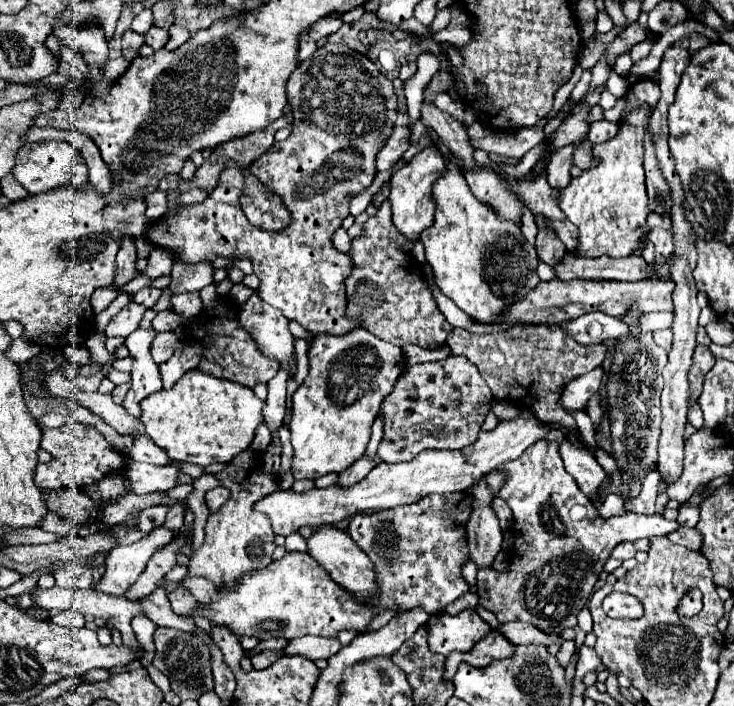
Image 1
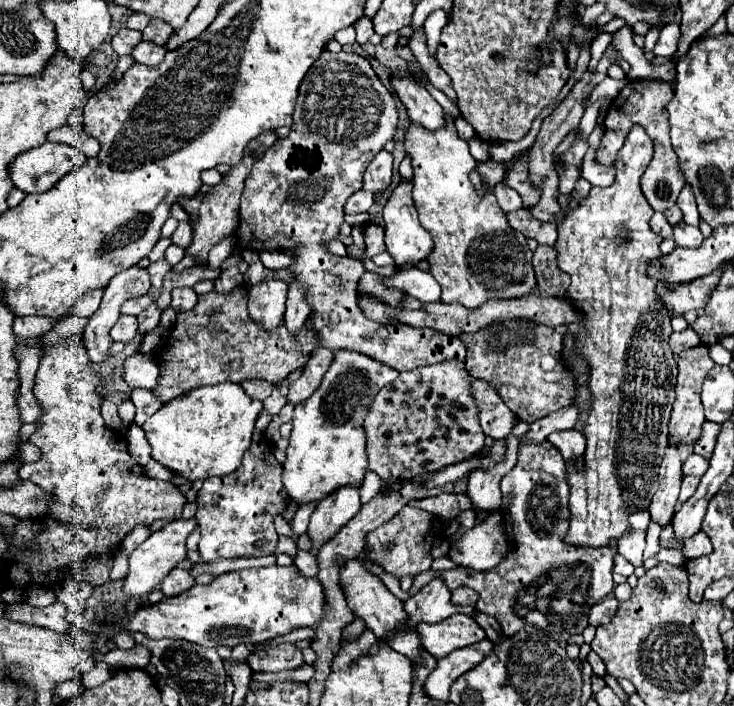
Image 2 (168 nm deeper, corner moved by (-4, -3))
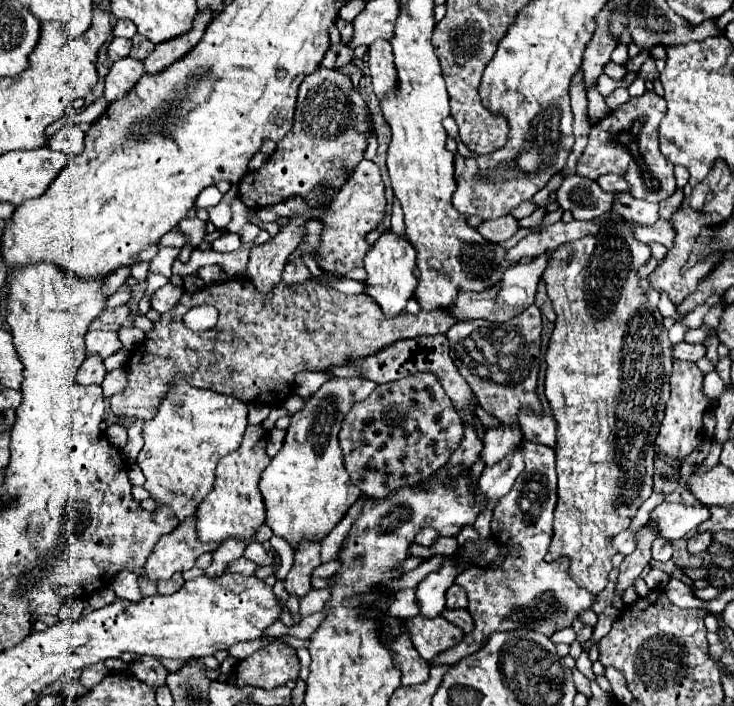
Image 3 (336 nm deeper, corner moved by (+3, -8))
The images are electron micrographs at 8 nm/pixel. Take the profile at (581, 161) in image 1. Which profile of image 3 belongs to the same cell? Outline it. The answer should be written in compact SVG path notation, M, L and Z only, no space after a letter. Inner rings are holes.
M605 174L605 176L597 178L597 184L601 186L603 192L625 192L627 190L625 180L617 178L615 174Z

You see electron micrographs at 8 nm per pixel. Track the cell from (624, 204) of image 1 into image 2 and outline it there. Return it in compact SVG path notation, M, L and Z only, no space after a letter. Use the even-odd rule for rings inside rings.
M634 127L626 141L624 147L618 153L616 159L616 181L614 185L600 189L600 187L592 187L590 195L572 211L566 213L564 221L558 221L558 241L554 245L556 253L558 253L558 267L560 271L568 273L572 283L568 287L568 299L572 303L576 303L576 309L582 313L582 329L580 335L576 339L576 353L582 355L582 359L588 363L590 373L588 373L588 389L592 393L592 403L590 403L590 411L588 411L588 419L584 423L584 437L586 437L586 451L582 455L582 469L576 467L576 461L566 463L566 479L570 485L570 529L564 537L564 543L572 543L572 545L588 545L588 547L608 547L612 539L620 539L628 529L628 515L640 509L648 509L652 495L658 489L658 465L660 465L660 457L664 455L664 449L668 447L668 421L670 421L670 413L672 413L672 403L674 403L674 387L676 387L676 375L678 375L678 367L676 367L676 359L674 353L670 351L668 345L668 337L672 335L672 327L670 327L670 313L668 309L660 303L660 293L658 293L658 281L654 277L648 275L648 265L654 259L660 259L660 243L662 239L656 237L656 233L652 233L648 221L652 217L652 207L648 205L648 201L644 199L642 191L640 191L640 177L646 169L646 165L652 159L652 139L646 135L646 131L642 127Z

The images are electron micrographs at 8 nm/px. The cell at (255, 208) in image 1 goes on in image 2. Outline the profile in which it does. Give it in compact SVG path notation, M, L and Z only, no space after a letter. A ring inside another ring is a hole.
M264 133L262 137L258 137L248 149L246 149L246 155L244 159L230 169L230 173L222 175L222 183L212 187L208 195L202 195L198 193L196 197L192 199L180 199L180 205L190 213L190 225L194 229L194 241L192 245L186 249L186 253L190 255L196 255L200 257L204 263L206 263L206 257L208 257L208 251L218 243L222 241L224 237L232 235L236 225L238 225L238 209L240 209L240 195L242 195L242 189L244 189L244 179L248 177L252 165L254 165L254 155L256 159L262 157L262 153L268 149L268 145L272 145L274 141L274 133Z

